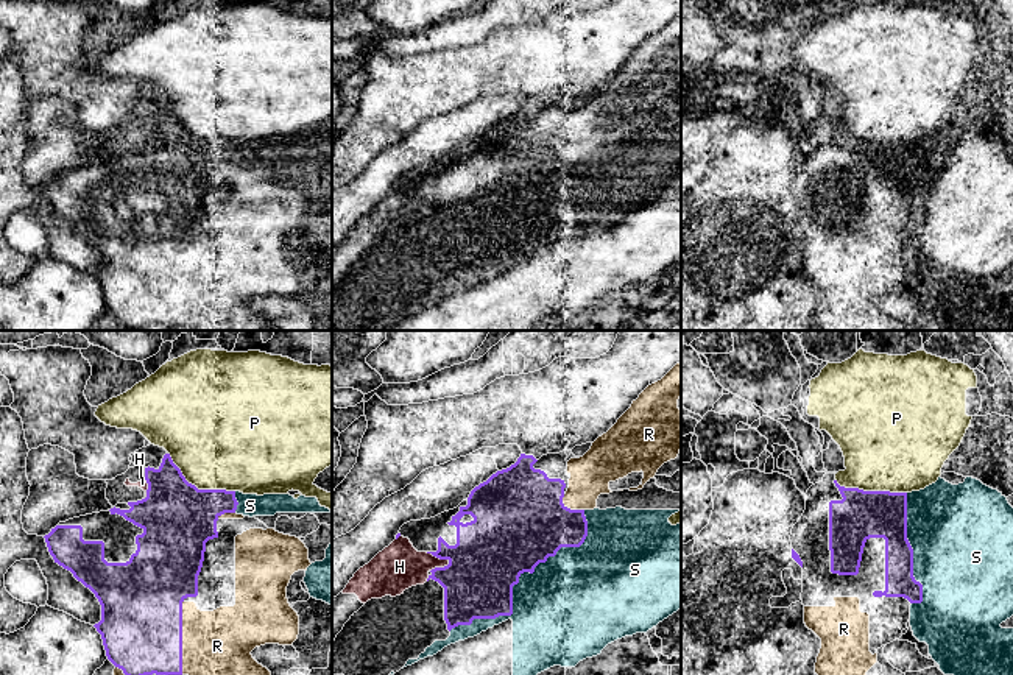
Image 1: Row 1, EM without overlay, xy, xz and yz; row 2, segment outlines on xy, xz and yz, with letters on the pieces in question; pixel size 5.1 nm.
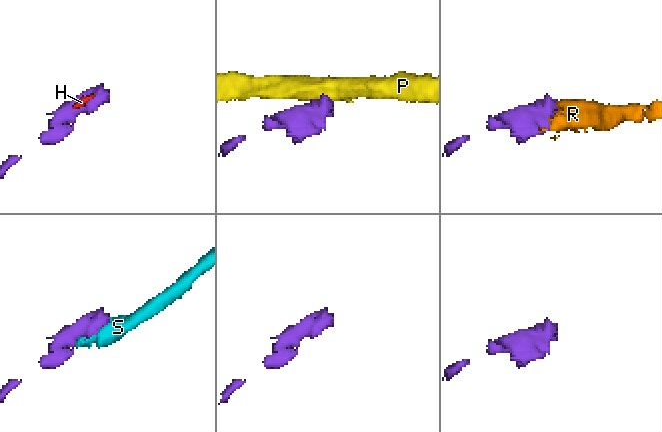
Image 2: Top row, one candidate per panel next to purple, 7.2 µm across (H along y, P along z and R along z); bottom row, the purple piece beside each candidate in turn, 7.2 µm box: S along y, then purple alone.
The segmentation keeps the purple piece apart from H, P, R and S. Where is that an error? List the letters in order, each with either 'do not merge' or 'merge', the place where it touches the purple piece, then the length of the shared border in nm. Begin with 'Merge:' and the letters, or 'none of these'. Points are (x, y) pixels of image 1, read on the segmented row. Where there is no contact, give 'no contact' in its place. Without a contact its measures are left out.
Merge: R
H: do not merge; contact xz (438, 557); length 140 nm
P: do not merge; contact xy (195, 487); length 400 nm
R: merge; contact xy (181, 638); length 380 nm
S: do not merge; contact xz (518, 579); length 950 nm

